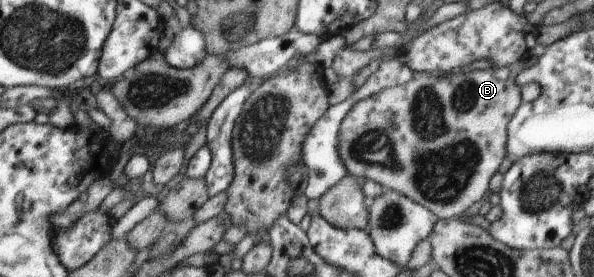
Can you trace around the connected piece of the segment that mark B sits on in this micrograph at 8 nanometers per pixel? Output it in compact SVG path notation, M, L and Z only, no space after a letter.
M527 56L521 58L517 62L513 62L509 66L503 66L503 68L494 69L475 69L470 72L457 72L452 73L449 76L435 76L435 73L419 73L415 74L409 82L405 84L397 84L397 86L391 86L391 88L385 88L369 98L363 98L359 100L351 110L349 114L343 118L341 126L339 128L339 156L345 164L345 170L347 175L357 177L361 180L367 179L388 188L389 190L395 190L403 196L407 196L417 204L421 204L422 207L427 207L427 210L431 210L438 219L455 219L459 218L461 213L465 212L467 208L471 208L475 202L483 199L489 191L489 182L493 175L498 172L499 166L501 166L506 152L507 144L507 127L513 114L521 103L524 101L521 99L521 87L516 82L516 76L518 72L523 71L537 63L539 57Z

